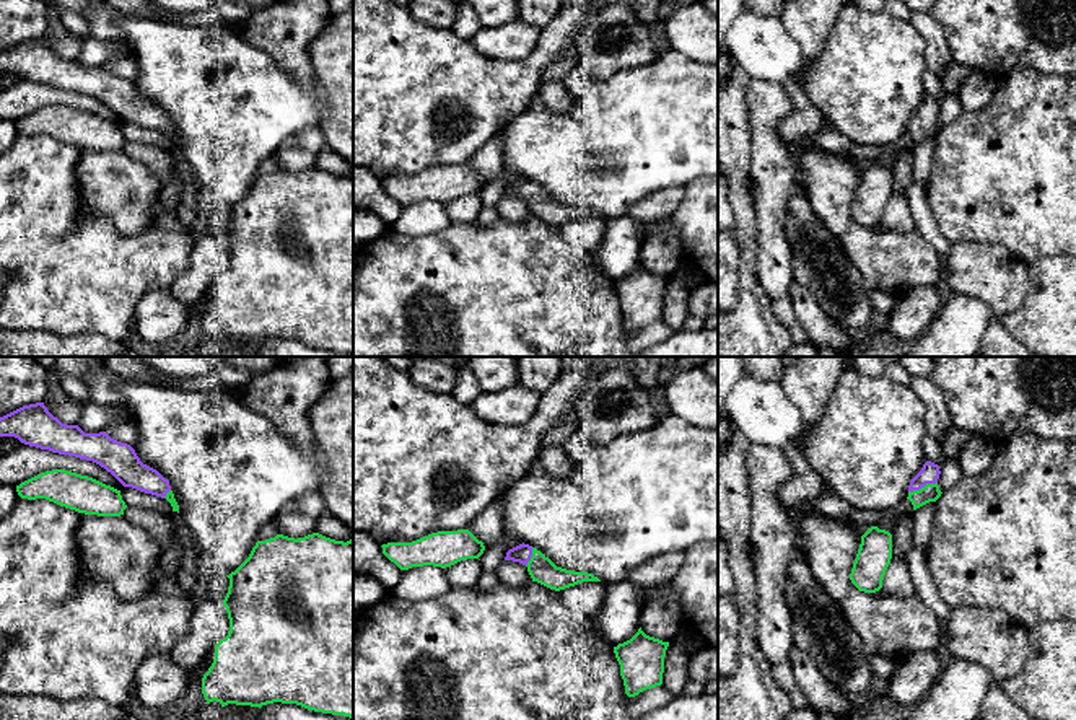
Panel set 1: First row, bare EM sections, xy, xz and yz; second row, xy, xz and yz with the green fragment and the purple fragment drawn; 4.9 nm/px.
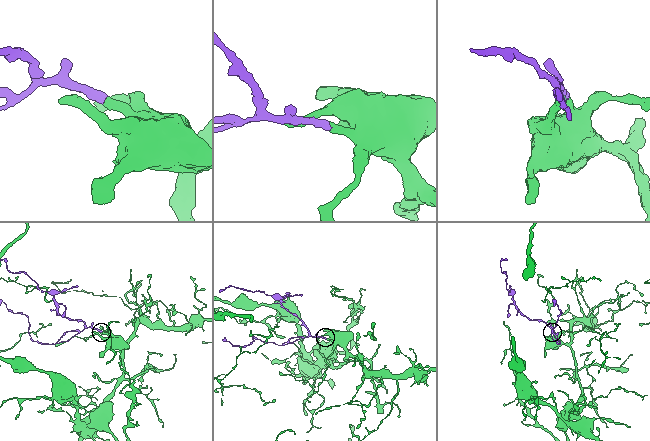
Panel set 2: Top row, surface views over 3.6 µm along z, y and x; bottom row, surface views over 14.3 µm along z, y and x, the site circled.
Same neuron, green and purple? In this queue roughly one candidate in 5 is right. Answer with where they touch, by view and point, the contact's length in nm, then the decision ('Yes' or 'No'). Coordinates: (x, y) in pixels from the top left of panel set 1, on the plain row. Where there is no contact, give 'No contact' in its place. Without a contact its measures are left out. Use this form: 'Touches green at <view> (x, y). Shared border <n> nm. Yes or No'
Touches green at yz (922, 122). Shared border 160 nm. Yes

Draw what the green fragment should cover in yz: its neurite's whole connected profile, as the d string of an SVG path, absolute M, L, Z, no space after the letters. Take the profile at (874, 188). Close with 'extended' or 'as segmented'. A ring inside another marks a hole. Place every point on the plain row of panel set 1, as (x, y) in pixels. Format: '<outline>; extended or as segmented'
M871 161L863 171L850 209L851 218L864 228L882 223L886 205L892 194L892 169Z; as segmented

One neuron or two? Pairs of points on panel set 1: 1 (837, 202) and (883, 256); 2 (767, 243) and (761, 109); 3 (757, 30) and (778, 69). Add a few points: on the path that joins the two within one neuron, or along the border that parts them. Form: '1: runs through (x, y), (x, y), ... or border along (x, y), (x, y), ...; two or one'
1: runs through (837, 217), (868, 248); one
2: runs through (770, 210), (770, 157), (765, 142); one
3: runs through (764, 39), (764, 48), (775, 59); one

